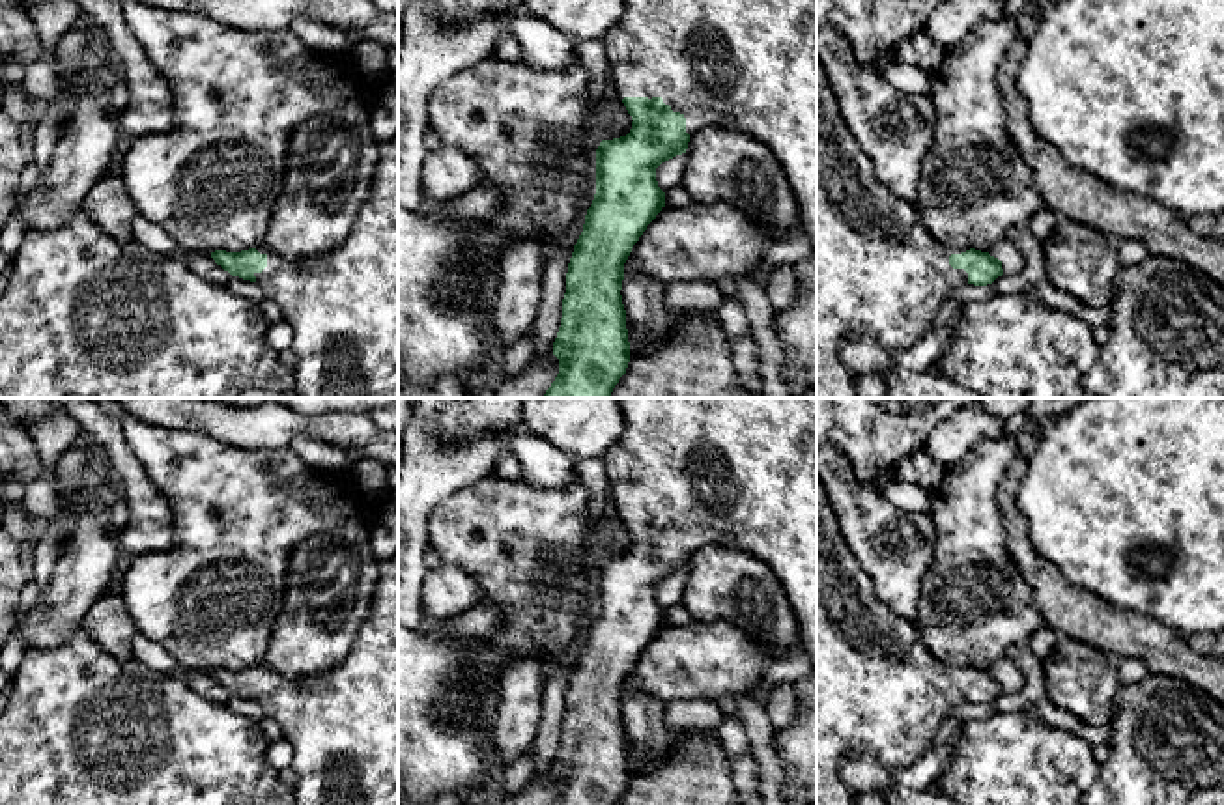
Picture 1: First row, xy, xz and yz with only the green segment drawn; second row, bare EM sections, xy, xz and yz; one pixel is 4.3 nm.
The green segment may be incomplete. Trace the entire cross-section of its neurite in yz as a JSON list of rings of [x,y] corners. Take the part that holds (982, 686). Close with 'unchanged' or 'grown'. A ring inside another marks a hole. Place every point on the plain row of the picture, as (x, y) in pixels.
[[[817,474],[817,805],[858,805],[860,796],[839,775],[843,762],[850,755],[869,755],[890,771],[912,766],[931,749],[940,725],[959,702],[968,700],[974,704],[987,704],[1002,693],[1002,680],[990,674],[989,671],[981,671],[975,667],[957,667],[944,663],[940,657],[936,657],[925,644],[914,622],[893,613],[876,596],[873,579],[861,570],[841,534],[837,517],[833,514],[822,480]]] | grown

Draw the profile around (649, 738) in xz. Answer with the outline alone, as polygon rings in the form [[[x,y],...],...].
[[[641,691],[624,693],[620,713],[626,728],[630,775],[647,771],[663,760],[678,738],[691,732],[669,727],[665,723],[665,702]]]

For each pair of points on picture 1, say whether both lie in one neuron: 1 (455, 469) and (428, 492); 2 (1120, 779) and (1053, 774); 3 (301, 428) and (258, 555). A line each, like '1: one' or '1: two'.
1: one
2: two
3: two

